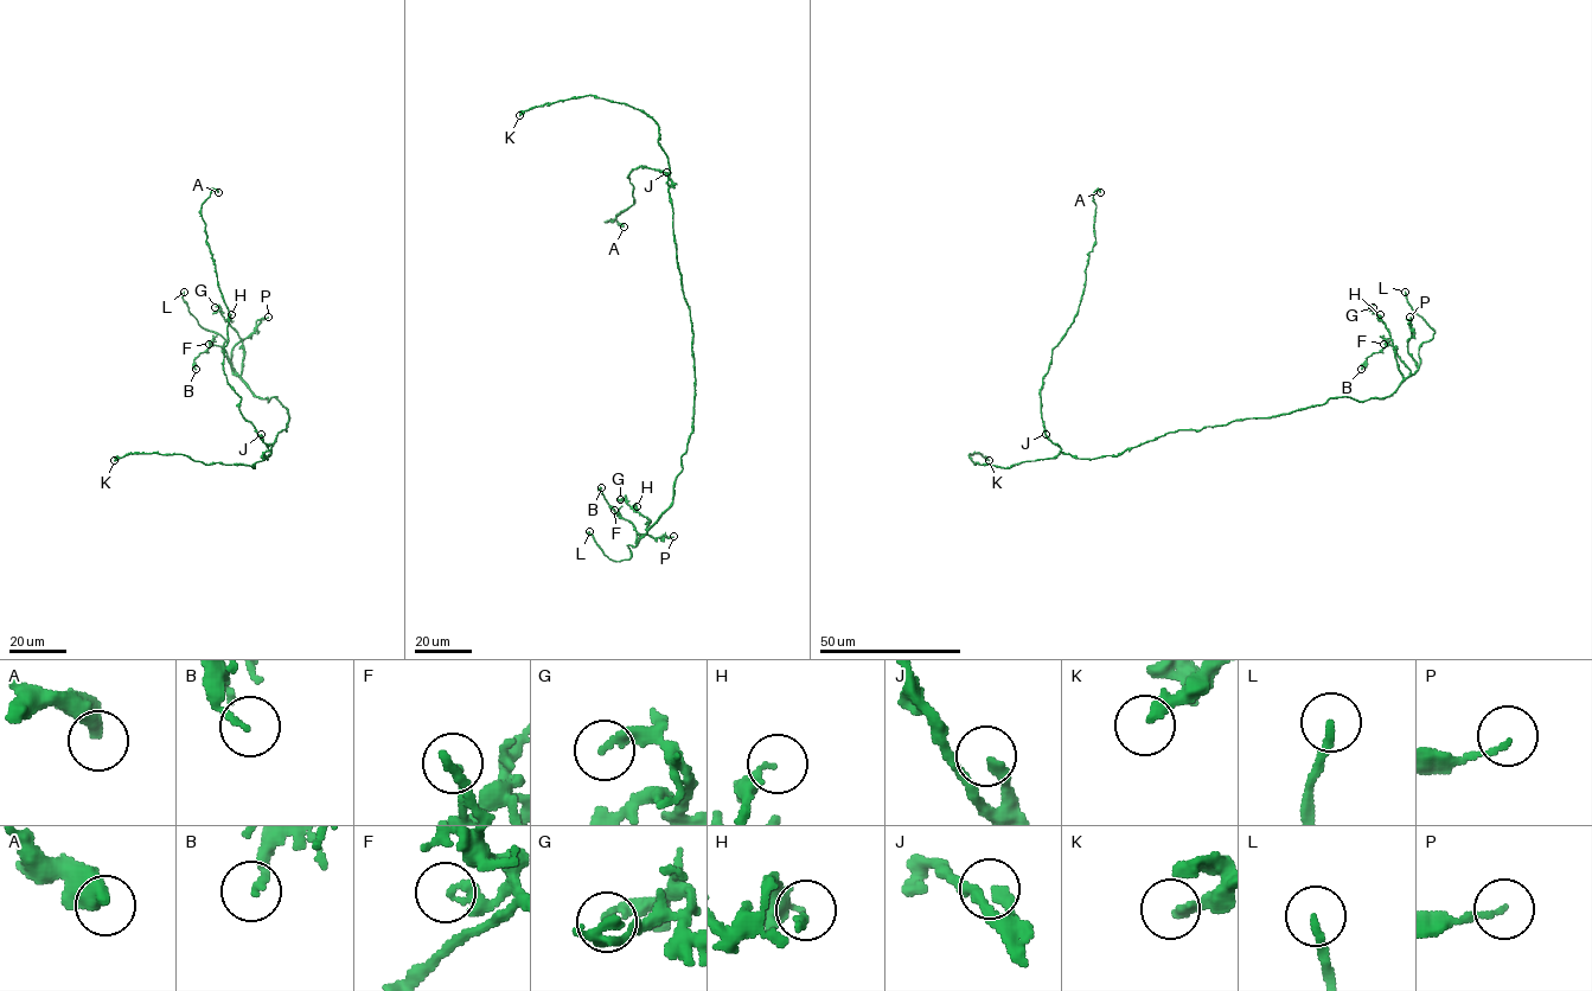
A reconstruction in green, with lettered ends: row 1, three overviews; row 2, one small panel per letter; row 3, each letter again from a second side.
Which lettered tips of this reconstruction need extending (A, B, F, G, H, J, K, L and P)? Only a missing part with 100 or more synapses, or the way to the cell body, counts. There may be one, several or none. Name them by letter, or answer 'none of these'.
L

